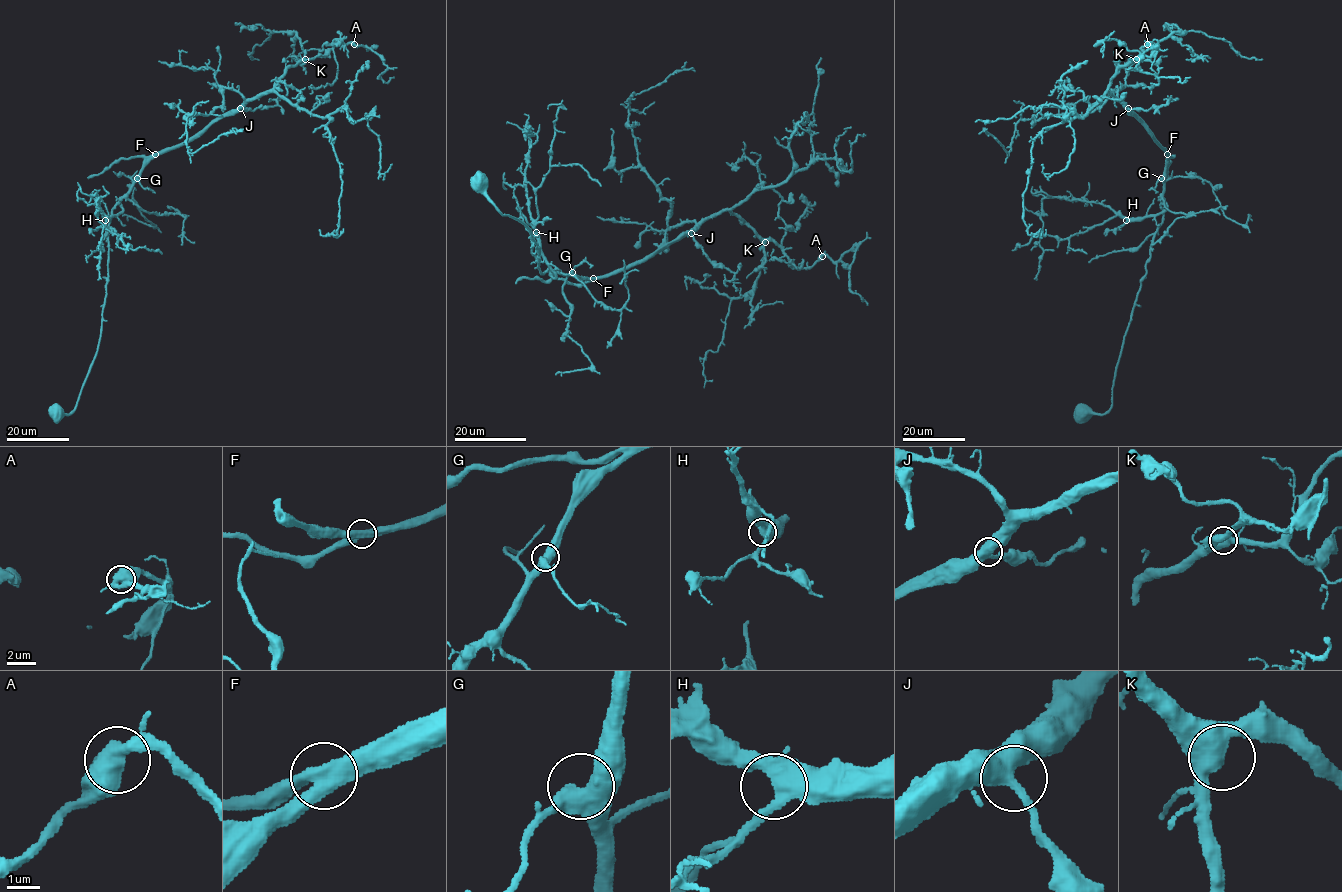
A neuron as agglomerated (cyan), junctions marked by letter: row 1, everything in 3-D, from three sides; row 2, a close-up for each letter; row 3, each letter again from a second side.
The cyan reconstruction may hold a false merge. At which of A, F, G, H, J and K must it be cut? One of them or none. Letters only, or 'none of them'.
none of them

